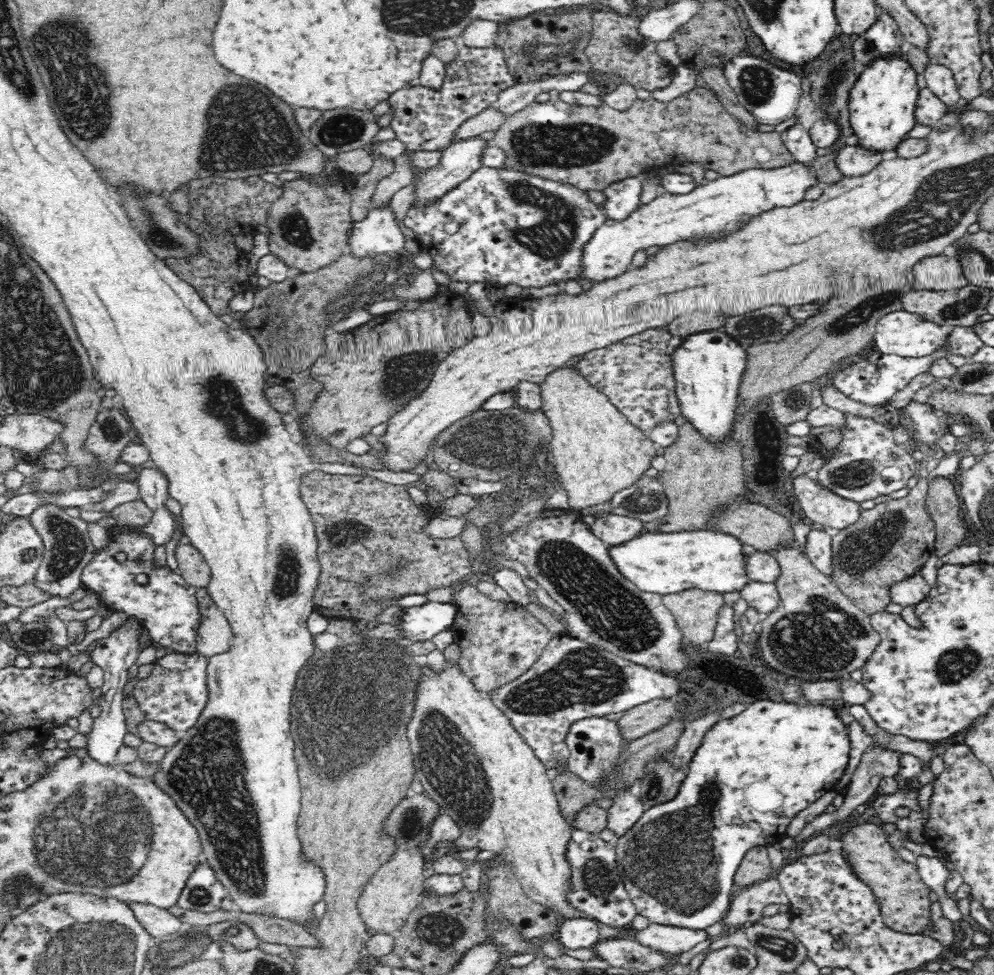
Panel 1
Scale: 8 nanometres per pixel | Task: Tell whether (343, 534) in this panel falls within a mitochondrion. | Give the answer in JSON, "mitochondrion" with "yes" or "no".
{"mitochondrion":"yes"}

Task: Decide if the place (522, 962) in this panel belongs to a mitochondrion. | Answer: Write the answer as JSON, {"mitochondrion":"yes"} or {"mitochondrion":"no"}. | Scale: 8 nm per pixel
{"mitochondrion":"no"}

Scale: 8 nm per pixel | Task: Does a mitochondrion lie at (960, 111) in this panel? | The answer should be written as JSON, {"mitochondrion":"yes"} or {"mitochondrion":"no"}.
{"mitochondrion":"no"}

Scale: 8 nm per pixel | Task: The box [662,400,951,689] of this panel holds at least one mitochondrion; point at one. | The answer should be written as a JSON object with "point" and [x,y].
{"point":[820,639]}

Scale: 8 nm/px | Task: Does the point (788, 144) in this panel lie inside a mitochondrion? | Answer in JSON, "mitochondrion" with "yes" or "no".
{"mitochondrion":"no"}

